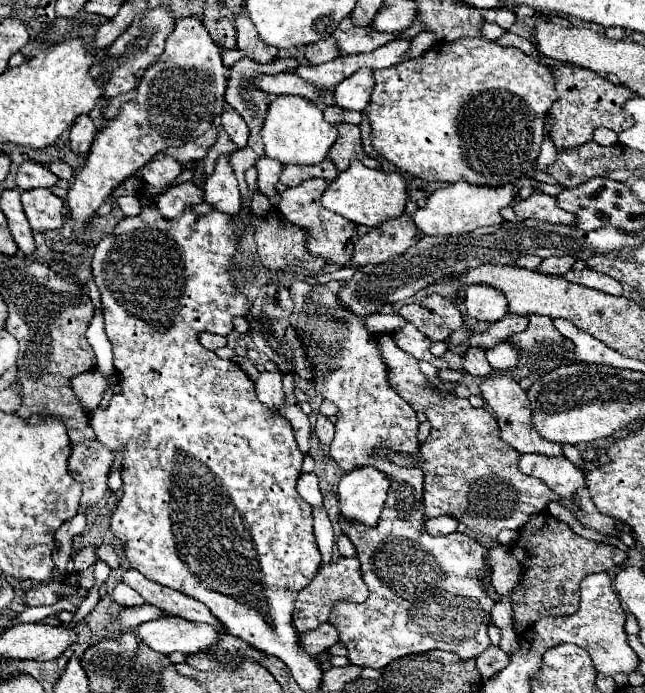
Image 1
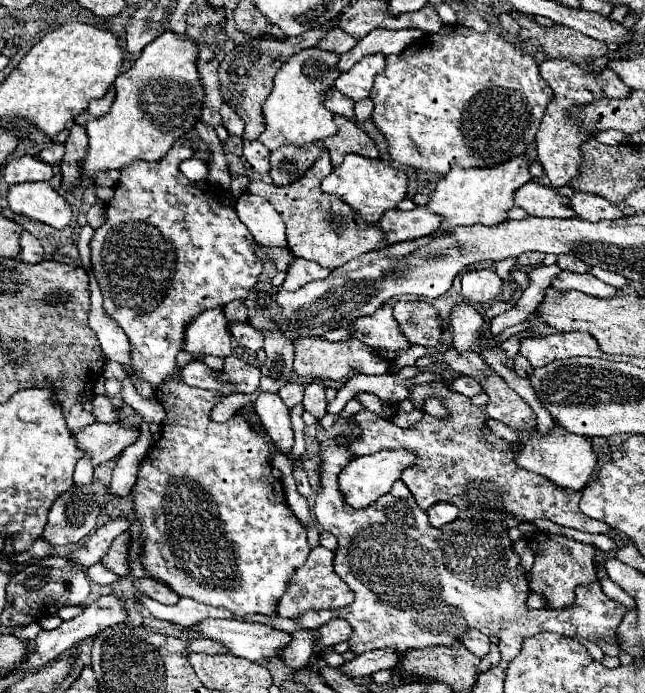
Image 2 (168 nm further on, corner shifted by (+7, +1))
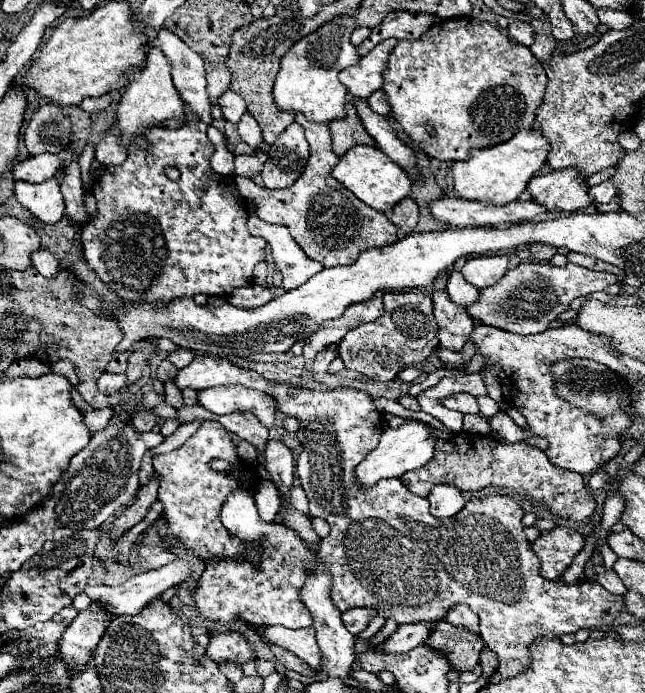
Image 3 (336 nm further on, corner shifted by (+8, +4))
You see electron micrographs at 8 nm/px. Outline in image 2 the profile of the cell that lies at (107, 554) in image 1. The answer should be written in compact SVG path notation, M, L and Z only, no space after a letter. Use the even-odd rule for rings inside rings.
M122 533L118 535L118 539L114 539L114 543L110 545L108 553L102 557L102 565L108 567L110 571L114 571L116 575L128 575L128 535Z

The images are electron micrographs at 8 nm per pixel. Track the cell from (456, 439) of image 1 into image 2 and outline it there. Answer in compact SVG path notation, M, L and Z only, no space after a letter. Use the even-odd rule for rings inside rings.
M444 381L438 383L420 383L410 387L410 401L416 409L424 409L428 397L438 397L448 409L448 417L440 419L424 413L422 421L416 427L400 429L392 421L386 421L374 413L360 411L354 415L354 425L360 427L360 435L346 439L338 437L338 443L344 445L352 457L370 455L382 449L402 447L416 455L412 467L402 473L402 481L412 491L416 503L426 511L432 503L452 503L460 511L474 507L498 513L510 513L520 523L532 523L534 519L550 519L558 525L572 527L586 533L610 533L608 523L594 521L586 517L580 507L580 493L570 493L560 487L554 487L548 479L536 473L528 473L514 463L512 447L486 425L486 417L480 407L472 405L468 397L450 391Z

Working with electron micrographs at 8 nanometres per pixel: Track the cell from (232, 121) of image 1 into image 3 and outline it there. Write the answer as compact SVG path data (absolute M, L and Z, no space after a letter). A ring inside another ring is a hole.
M227 90L225 94L221 94L221 98L217 100L217 104L221 106L221 112L225 116L225 120L237 124L239 118L247 112L247 106L245 106L245 100L233 92L233 90Z

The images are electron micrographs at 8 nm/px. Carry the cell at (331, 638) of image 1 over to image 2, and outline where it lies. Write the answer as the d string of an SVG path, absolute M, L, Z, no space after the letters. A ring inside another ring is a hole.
M332 619L330 623L326 623L318 629L318 647L328 649L336 643L342 643L350 637L350 633L352 633L352 627L346 621Z

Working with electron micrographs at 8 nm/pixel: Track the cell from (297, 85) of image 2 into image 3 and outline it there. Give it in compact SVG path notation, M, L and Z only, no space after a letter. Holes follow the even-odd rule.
M355 12L341 14L291 46L291 50L281 58L281 68L273 86L273 98L281 110L303 112L313 122L331 122L345 116L349 90L339 82L337 74L359 62L359 54L351 44L351 32L355 28Z

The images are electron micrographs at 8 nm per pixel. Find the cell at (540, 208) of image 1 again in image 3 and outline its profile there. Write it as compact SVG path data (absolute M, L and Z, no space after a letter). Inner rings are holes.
M563 168L535 176L527 190L531 192L531 198L543 204L549 212L575 212L593 204L587 178L575 168Z

